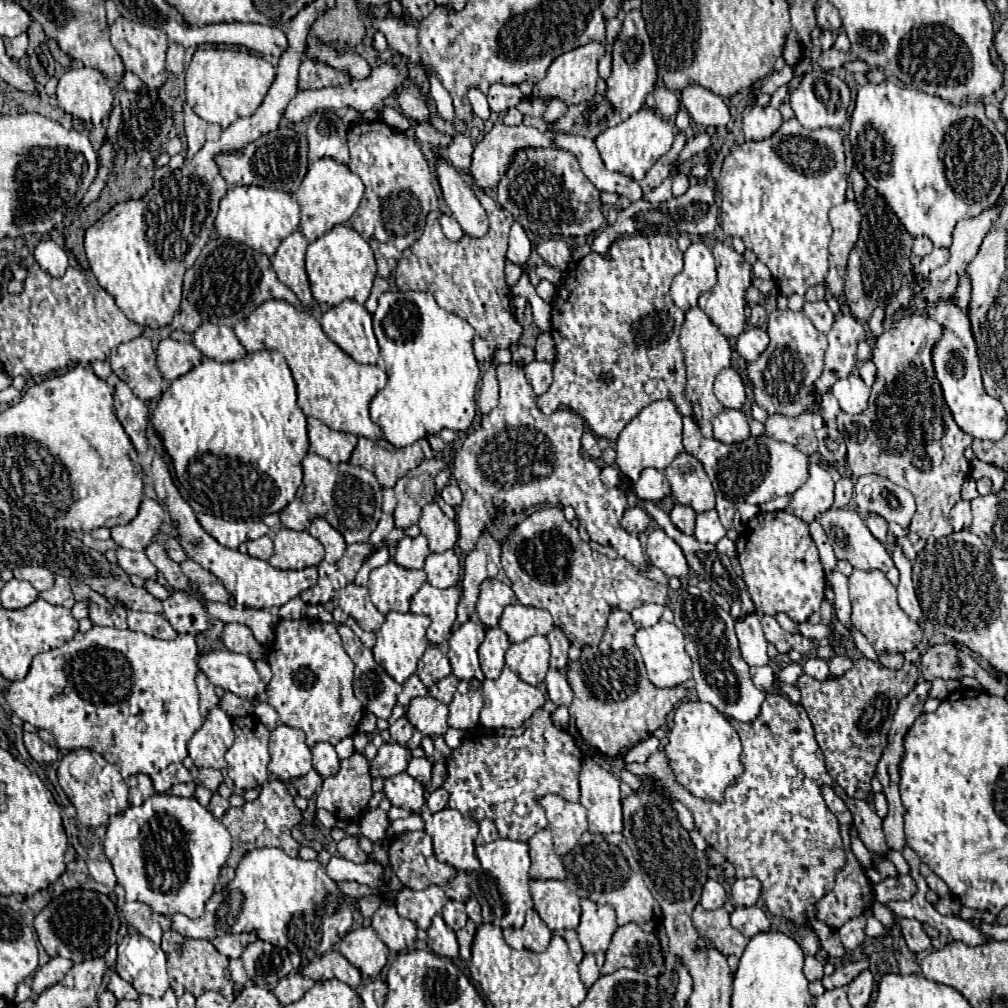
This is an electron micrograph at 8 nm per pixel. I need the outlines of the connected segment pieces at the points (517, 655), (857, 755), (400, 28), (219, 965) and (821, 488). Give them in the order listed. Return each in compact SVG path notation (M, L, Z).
M531 636L519 644L511 644L505 652L505 666L523 682L539 686L549 670L549 642L545 636Z
M865 656L859 658L841 678L819 682L807 674L799 676L797 686L801 690L801 706L813 722L827 772L847 792L847 796L869 798L871 778L875 776L877 762L885 750L897 702L913 690L917 678L919 670L913 662L905 662L901 670L889 670L879 668Z
M373 18L373 28L381 30L389 42L389 48L403 54L415 68L421 64L417 26L407 24L403 18Z
M165 930L161 948L167 954L171 988L177 996L181 996L183 992L191 992L195 998L199 998L203 992L213 990L223 994L229 1002L235 1000L235 986L229 976L229 958L219 954L209 940L193 940L185 938L183 934L177 934L175 930Z
M819 464L809 466L807 482L795 490L791 500L791 512L799 518L813 520L833 504L833 478Z

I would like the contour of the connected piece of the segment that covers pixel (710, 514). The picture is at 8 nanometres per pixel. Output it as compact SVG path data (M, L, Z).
M707 510L697 514L697 524L695 524L695 538L699 542L711 542L717 544L725 536L725 528L719 522L717 510Z

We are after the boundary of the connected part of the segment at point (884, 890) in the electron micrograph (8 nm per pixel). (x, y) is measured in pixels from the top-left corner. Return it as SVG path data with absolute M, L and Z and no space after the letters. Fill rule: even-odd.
M911 876L885 878L883 882L875 884L875 900L881 904L887 904L891 900L909 900L915 892L917 886Z

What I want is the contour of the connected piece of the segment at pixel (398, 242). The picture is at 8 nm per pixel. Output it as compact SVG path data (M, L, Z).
M381 120L351 126L347 138L351 152L349 170L365 184L365 194L351 218L351 226L355 224L355 230L373 248L377 258L377 276L389 278L401 252L423 234L427 214L439 208L433 174L415 140L393 130Z

